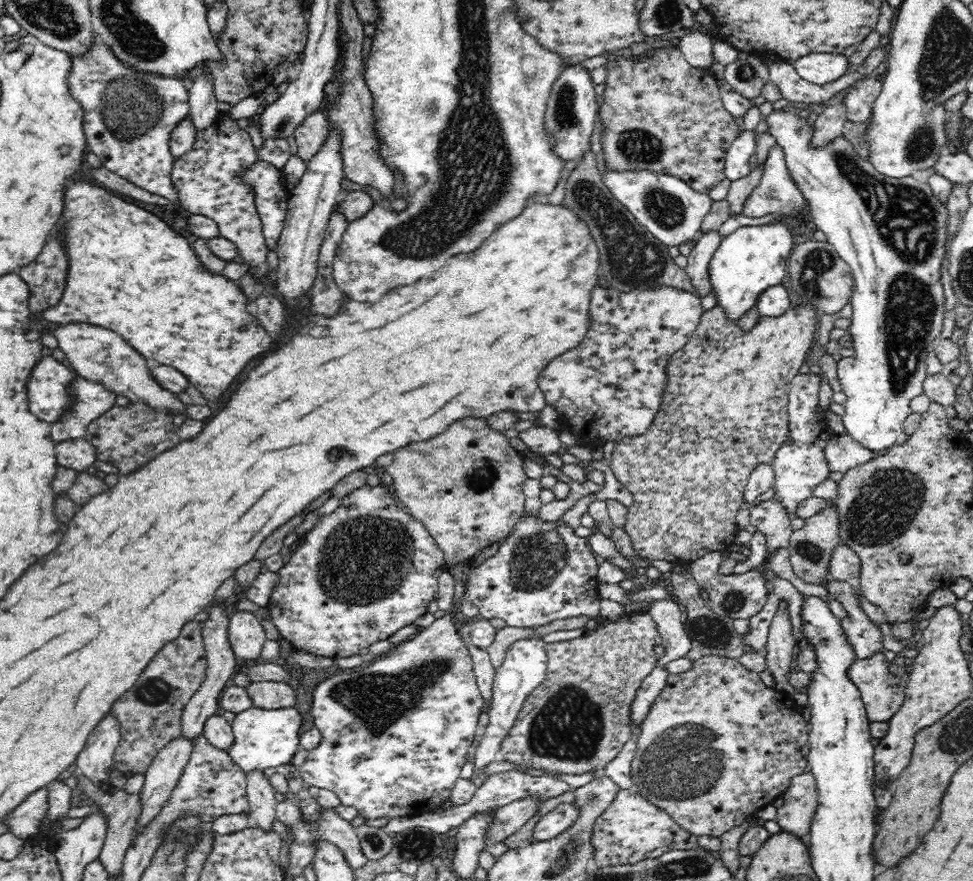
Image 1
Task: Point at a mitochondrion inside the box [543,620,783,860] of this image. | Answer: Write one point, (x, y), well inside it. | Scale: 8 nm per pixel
(685, 760)

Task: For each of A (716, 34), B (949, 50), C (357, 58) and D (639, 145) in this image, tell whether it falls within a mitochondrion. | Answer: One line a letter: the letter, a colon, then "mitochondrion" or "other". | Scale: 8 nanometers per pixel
A: other
B: mitochondrion
C: other
D: mitochondrion

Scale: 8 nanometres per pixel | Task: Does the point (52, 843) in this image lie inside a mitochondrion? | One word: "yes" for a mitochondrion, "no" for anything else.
no

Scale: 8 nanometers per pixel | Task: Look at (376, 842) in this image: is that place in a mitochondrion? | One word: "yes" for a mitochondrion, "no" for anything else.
yes

